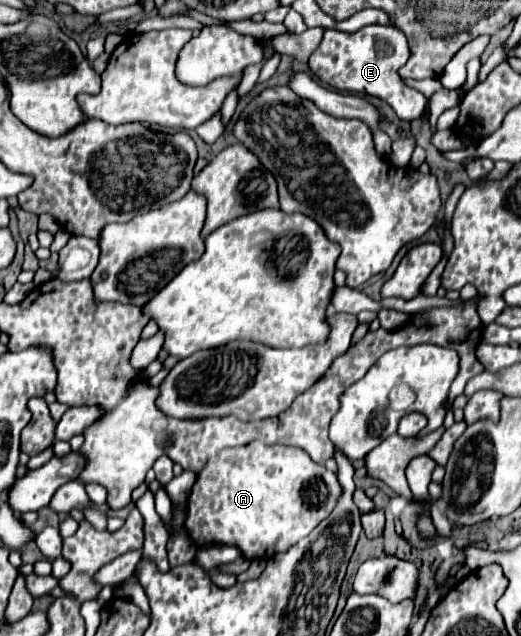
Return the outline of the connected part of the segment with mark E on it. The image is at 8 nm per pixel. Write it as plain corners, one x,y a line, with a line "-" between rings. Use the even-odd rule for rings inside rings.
368,25
354,33
328,29
318,49
310,55
310,71
318,75
320,81
336,87
338,91
374,95
386,101
400,119
412,121
422,115
428,99
420,91
404,85
396,73
400,65
408,61
408,57
410,53
406,37
392,25

